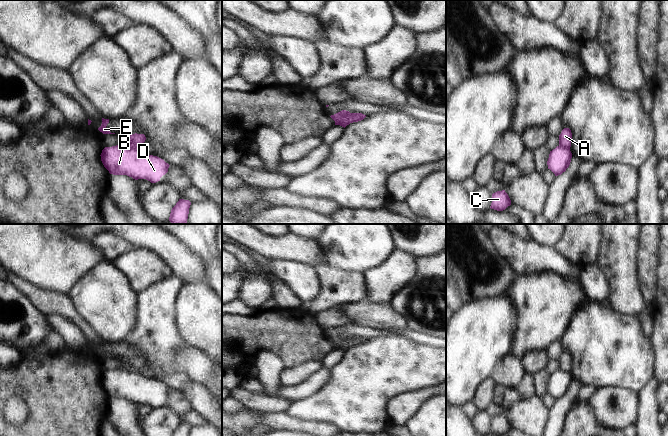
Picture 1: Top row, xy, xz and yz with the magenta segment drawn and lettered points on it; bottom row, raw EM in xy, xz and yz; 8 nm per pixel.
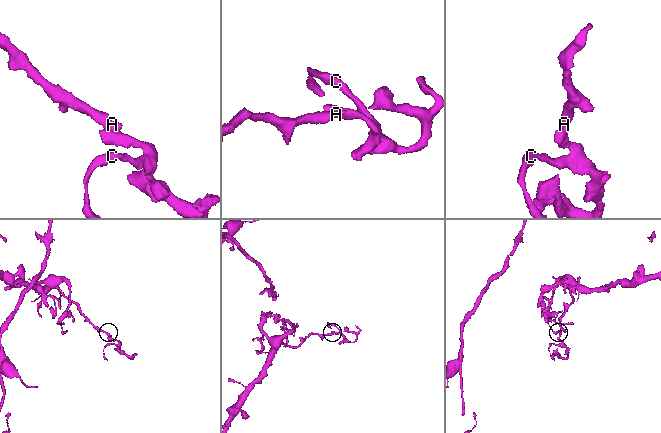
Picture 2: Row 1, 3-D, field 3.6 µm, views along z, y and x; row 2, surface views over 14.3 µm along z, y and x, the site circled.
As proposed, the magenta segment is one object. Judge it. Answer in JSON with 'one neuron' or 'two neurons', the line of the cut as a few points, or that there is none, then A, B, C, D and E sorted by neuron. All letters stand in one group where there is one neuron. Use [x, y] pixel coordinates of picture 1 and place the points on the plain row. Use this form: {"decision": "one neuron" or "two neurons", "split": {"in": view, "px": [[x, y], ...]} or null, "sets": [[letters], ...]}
{"decision": "two neurons", "split": {"in": "xz", "px": [[350, 337], [335, 345]]}, "sets": [["A", "E"], ["B", "C", "D"]]}

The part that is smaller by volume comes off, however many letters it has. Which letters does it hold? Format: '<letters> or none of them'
B, C, D

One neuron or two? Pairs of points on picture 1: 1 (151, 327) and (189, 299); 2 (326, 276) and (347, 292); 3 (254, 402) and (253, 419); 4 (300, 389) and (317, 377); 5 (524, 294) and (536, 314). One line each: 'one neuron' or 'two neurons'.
1: two neurons
2: one neuron
3: two neurons
4: one neuron
5: one neuron

